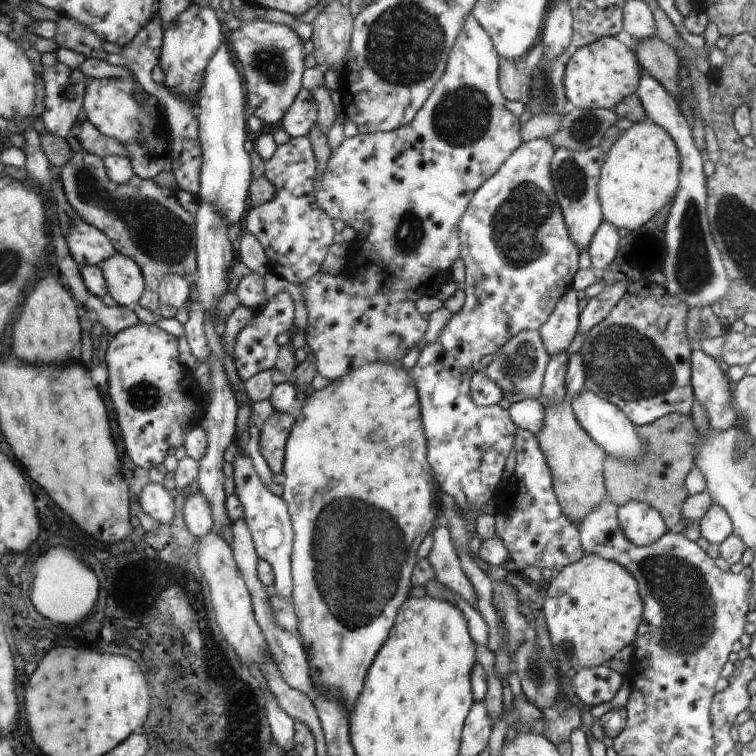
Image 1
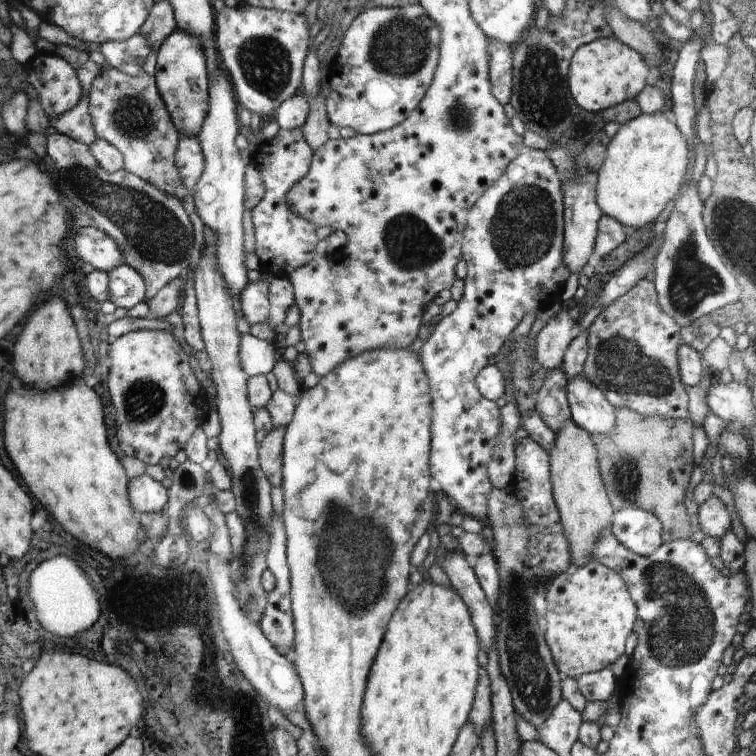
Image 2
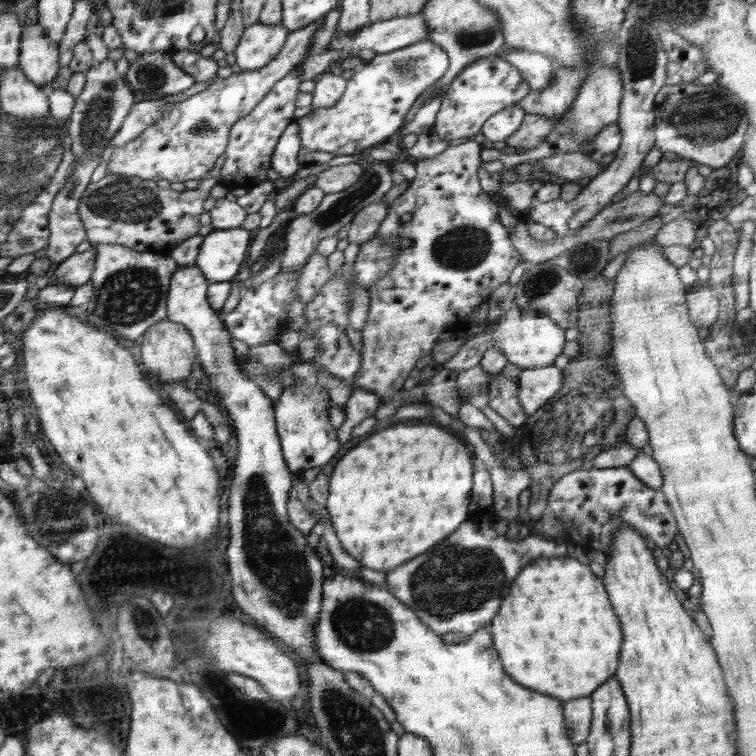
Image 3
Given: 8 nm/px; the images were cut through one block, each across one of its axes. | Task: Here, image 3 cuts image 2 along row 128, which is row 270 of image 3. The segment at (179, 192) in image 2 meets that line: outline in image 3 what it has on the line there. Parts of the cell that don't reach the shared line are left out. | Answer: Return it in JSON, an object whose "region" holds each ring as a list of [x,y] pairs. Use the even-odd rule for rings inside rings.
{"region":[[[92,244],[92,247],[97,250],[97,255],[89,280],[93,296],[87,302],[88,320],[110,336],[120,334],[135,342],[155,324],[168,318],[168,290],[180,265],[173,257],[136,252],[119,244]]]}

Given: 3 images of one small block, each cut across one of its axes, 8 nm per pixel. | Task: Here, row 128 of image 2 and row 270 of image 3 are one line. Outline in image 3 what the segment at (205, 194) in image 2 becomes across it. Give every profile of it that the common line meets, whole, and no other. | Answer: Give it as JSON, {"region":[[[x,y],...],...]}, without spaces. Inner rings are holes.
{"region":[[[244,228],[213,230],[203,237],[196,266],[210,283],[232,281],[238,274],[250,244],[250,231]]]}

